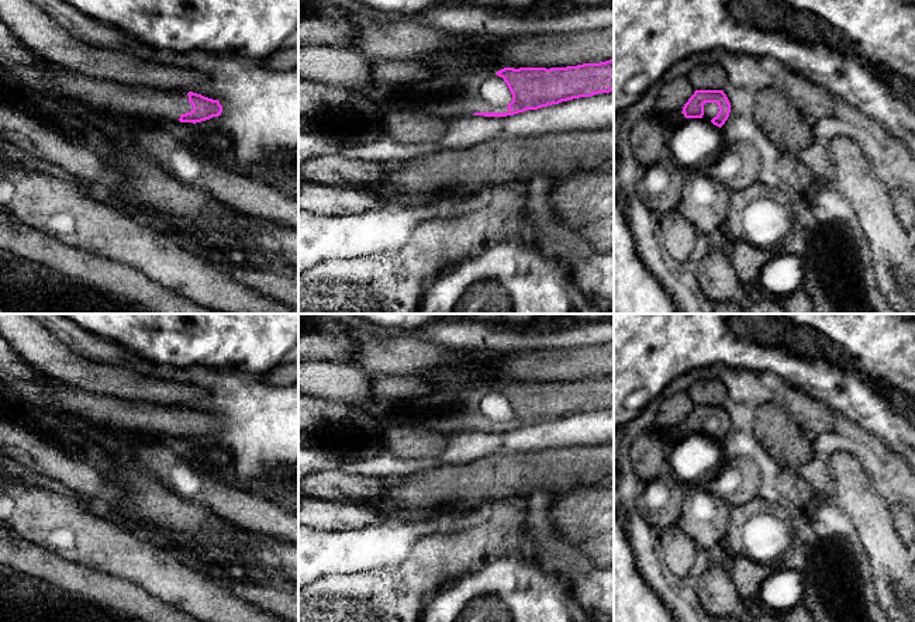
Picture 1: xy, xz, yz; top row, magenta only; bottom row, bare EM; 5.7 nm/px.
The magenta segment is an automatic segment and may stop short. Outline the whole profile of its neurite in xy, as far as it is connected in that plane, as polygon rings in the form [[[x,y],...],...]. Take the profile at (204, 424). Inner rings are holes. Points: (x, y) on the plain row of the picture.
[[[49,377],[42,380],[41,388],[51,398],[52,408],[63,418],[75,417],[131,436],[160,439],[165,435],[172,435],[196,439],[222,428],[218,415],[193,407],[127,401],[87,393]]]

